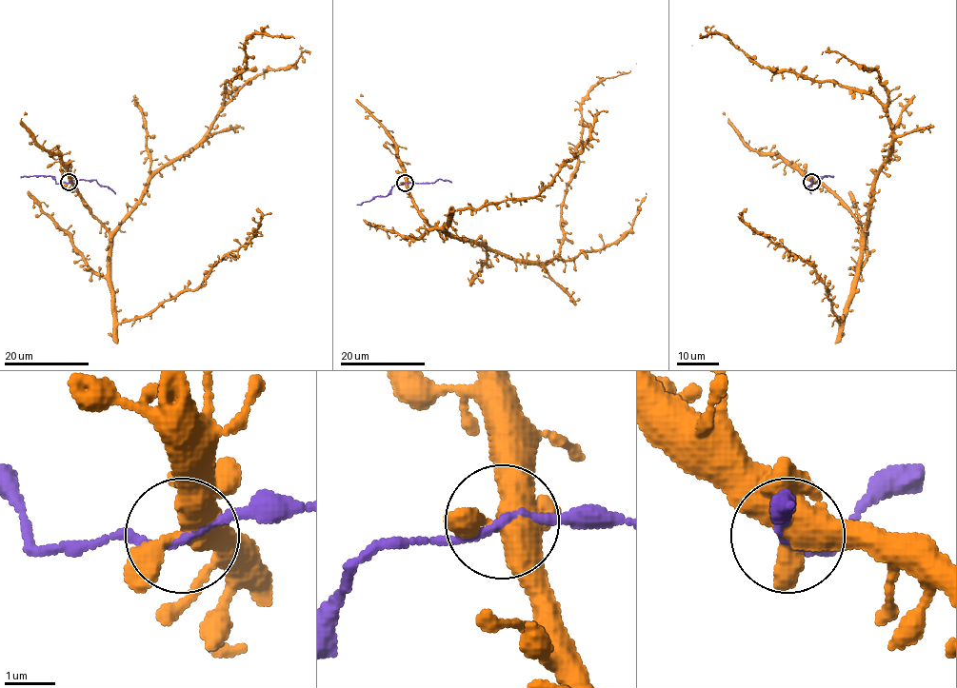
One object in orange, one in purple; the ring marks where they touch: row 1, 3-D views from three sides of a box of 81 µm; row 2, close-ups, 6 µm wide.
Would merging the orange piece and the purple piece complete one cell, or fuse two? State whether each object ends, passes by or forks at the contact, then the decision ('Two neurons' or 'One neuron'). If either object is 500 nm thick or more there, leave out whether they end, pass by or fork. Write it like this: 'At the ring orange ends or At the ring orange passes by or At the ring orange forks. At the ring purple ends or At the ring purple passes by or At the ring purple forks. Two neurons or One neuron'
At the ring orange forks. At the ring purple passes by. One neuron

